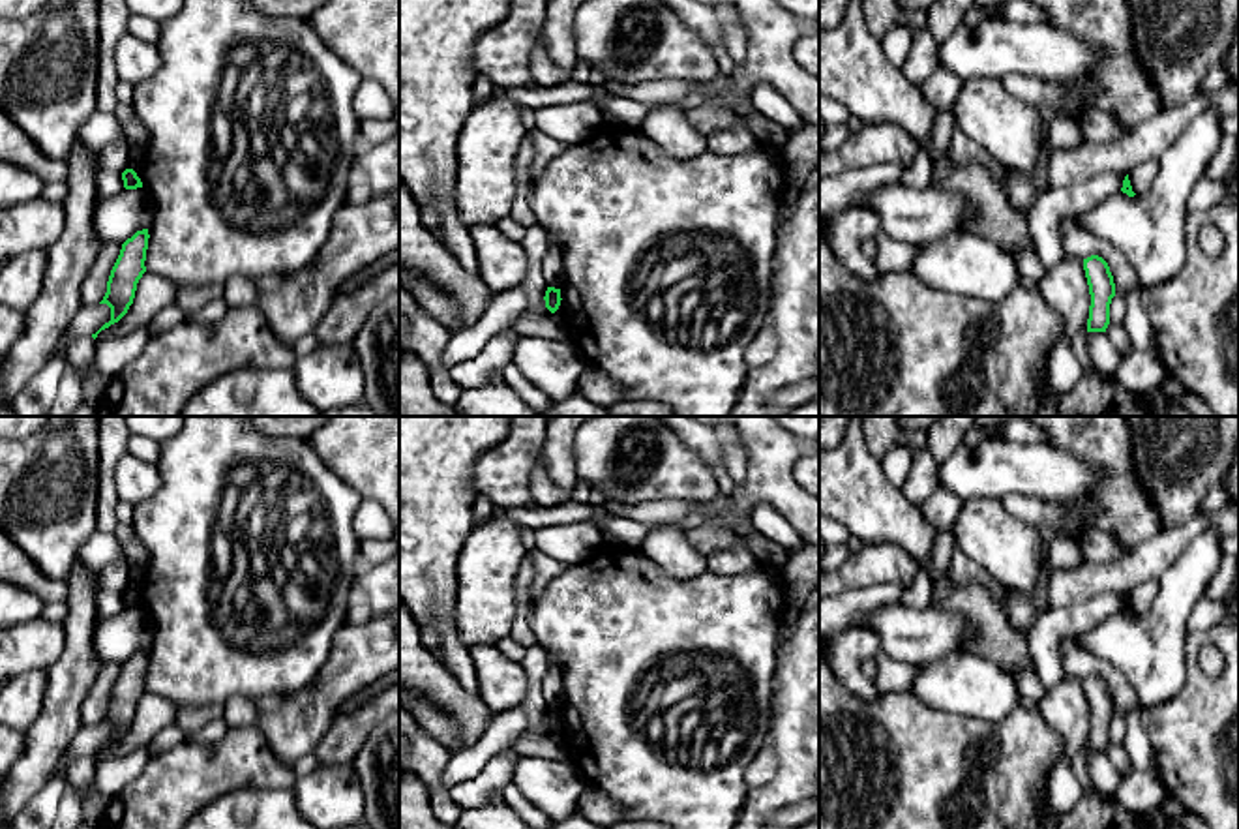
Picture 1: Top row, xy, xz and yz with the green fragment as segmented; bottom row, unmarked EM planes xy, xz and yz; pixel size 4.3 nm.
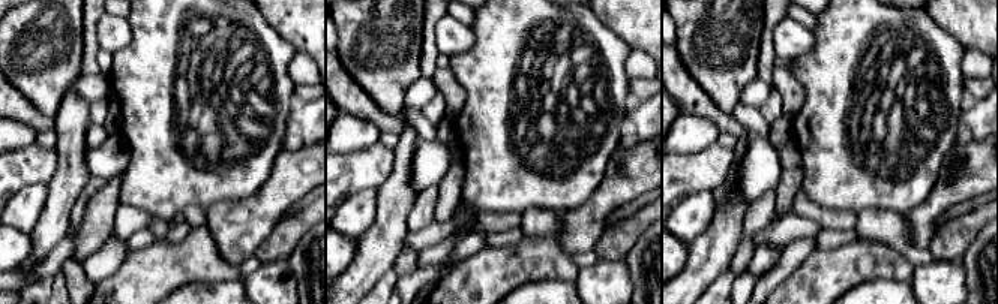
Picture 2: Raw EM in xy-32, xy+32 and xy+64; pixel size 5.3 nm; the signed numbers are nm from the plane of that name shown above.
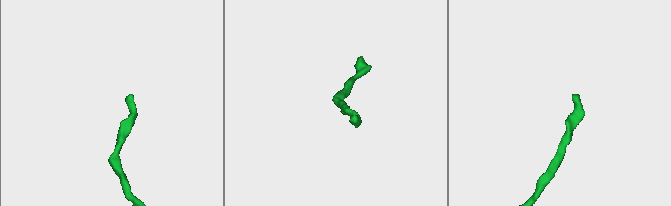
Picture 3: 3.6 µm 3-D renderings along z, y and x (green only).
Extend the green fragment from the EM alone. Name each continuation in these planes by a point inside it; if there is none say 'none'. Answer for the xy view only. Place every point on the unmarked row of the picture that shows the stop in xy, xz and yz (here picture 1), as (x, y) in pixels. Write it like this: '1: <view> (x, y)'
none

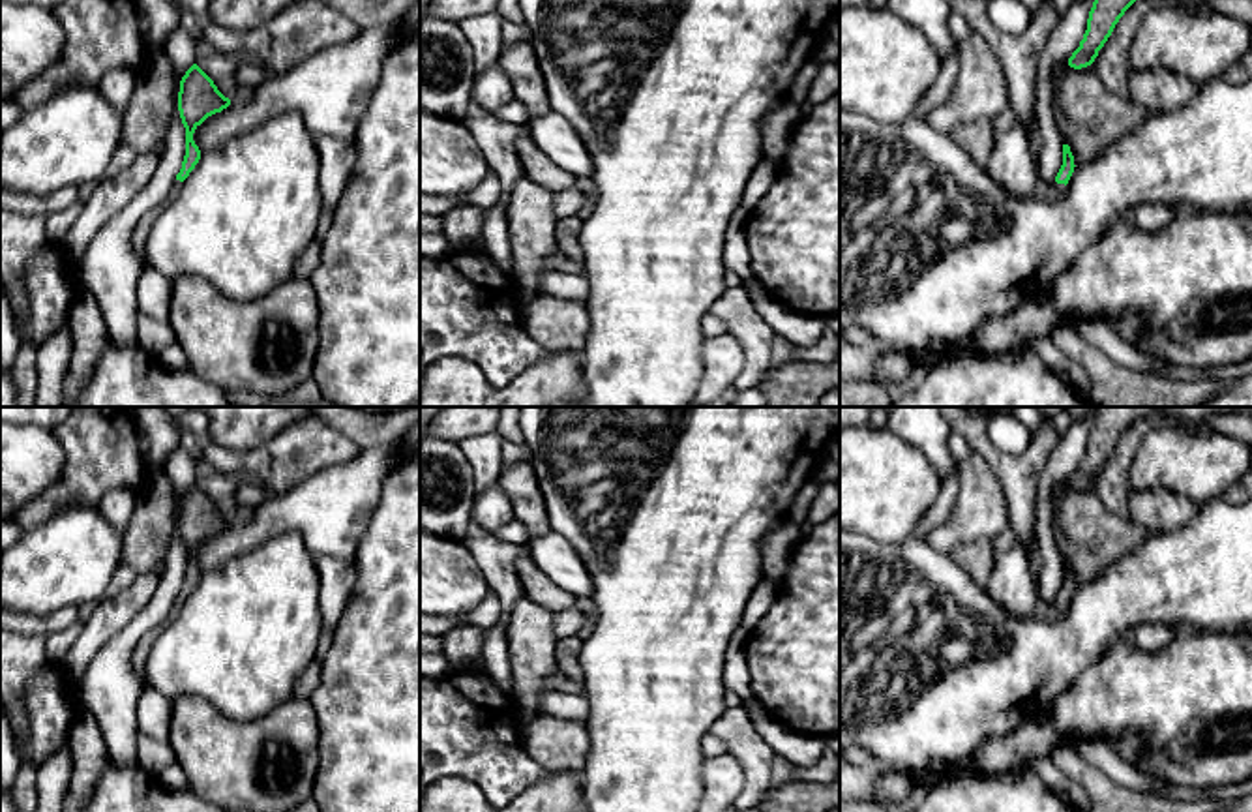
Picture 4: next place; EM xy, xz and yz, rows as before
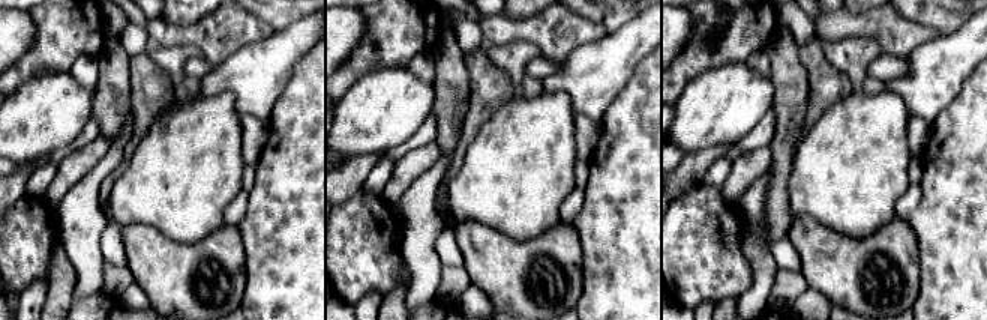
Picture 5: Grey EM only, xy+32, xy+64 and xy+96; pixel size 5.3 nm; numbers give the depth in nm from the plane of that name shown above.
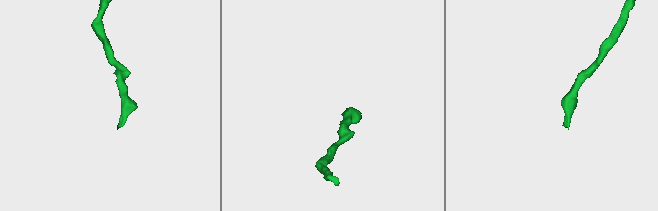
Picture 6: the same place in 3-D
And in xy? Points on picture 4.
1: xy (145, 644)

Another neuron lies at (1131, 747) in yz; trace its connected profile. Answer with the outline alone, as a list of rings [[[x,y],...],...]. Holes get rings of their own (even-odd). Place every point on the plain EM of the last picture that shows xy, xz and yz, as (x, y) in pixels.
[[[1125,731],[1111,746],[1128,765],[1138,765],[1147,758],[1147,743],[1140,733]]]

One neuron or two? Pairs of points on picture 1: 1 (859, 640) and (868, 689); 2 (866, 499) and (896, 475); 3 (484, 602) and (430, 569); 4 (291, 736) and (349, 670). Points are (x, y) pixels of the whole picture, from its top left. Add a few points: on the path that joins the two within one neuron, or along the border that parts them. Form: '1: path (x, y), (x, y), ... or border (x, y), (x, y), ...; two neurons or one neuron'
1: path (855, 651), (857, 678); one neuron
2: border (880, 460), (885, 477), (900, 490); two neurons
3: border (465, 542), (458, 556), (456, 631); two neurons
4: path (302, 719), (332, 687); one neuron

